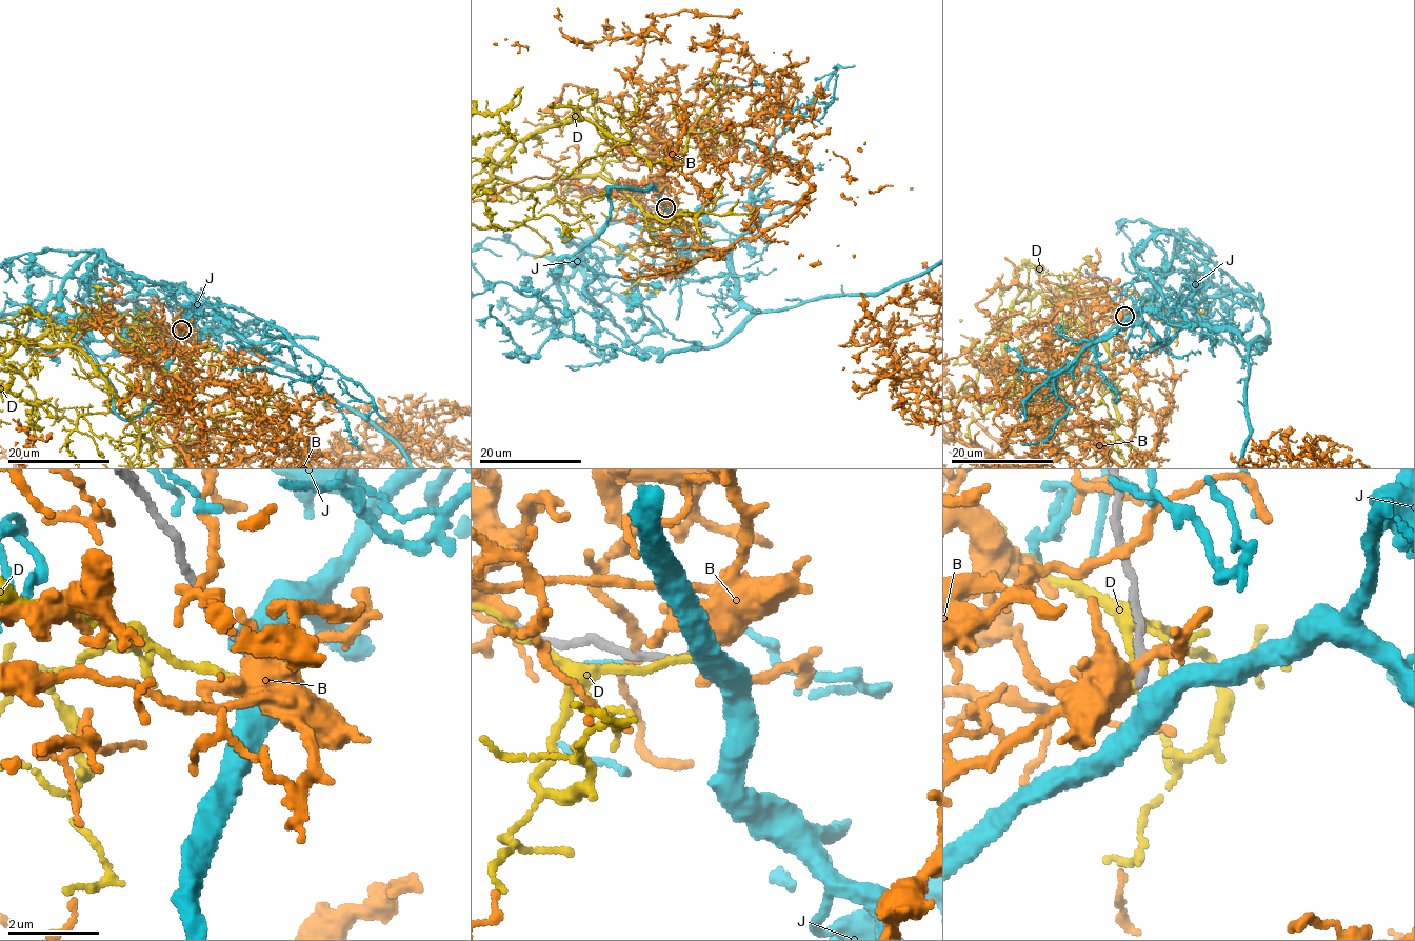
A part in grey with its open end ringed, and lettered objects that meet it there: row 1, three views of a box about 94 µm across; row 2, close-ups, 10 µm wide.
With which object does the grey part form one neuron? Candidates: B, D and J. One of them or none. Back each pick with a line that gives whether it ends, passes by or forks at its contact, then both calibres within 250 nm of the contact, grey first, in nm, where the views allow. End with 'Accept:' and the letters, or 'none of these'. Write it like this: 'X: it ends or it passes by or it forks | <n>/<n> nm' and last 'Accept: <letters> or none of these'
Accept: none of these

